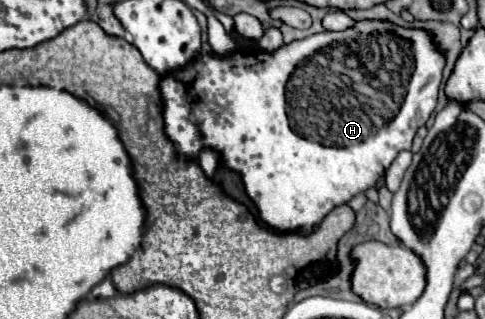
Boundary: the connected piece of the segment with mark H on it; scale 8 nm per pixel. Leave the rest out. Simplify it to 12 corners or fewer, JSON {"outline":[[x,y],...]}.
{"outline":[[357,22],[163,74],[179,154],[309,232],[435,110],[425,30]]}

